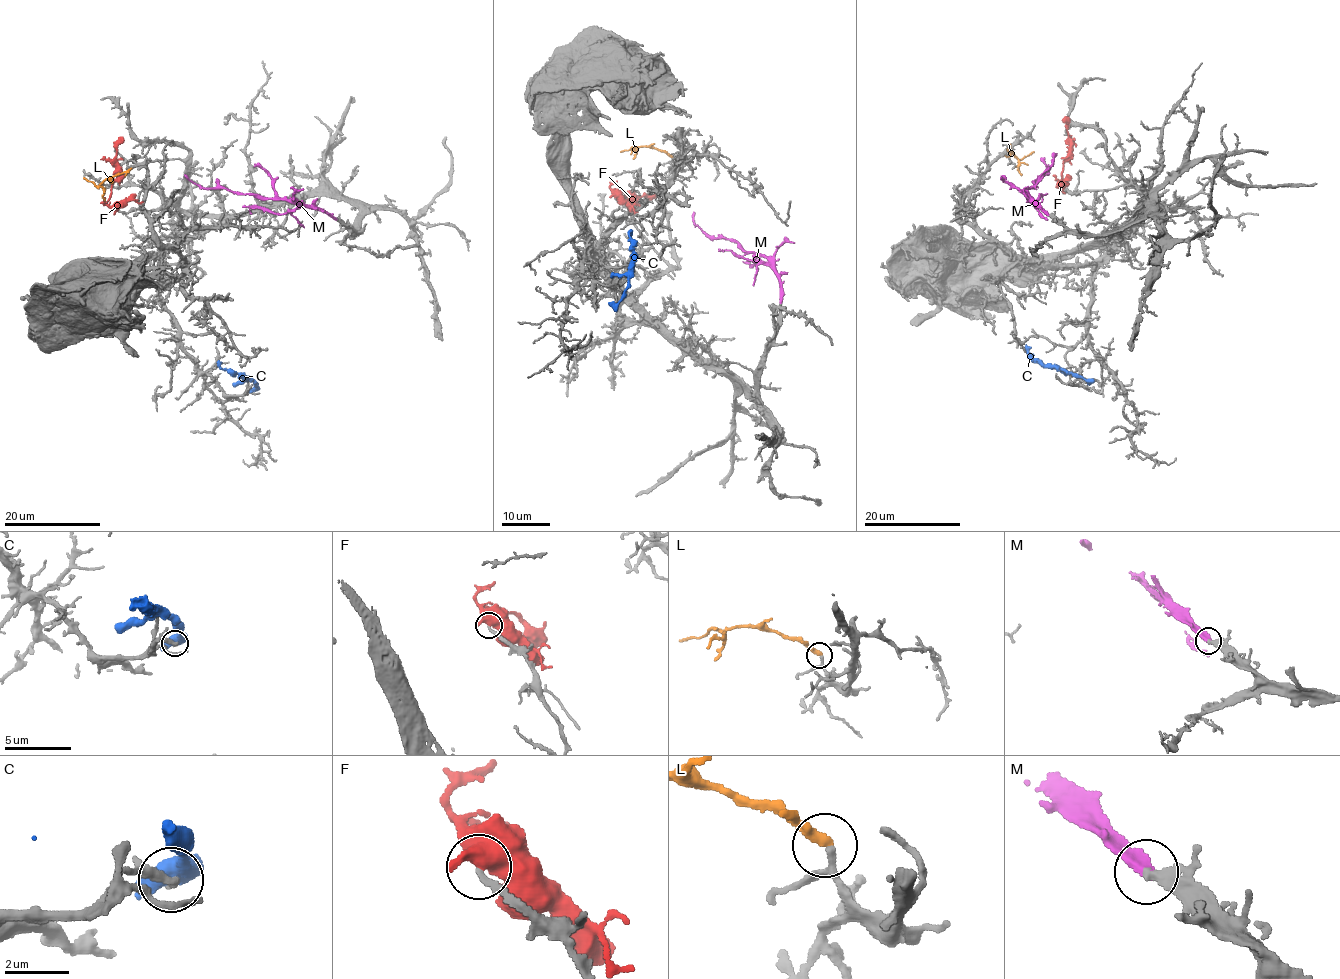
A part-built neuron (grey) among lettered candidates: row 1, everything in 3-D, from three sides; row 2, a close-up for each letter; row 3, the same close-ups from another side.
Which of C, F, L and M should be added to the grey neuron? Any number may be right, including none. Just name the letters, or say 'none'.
M

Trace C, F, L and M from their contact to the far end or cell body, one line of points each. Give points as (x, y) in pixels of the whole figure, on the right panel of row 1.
C: (1089, 382), (1077, 375), (1044, 366), (1039, 360), (1031, 358), (1026, 344)
F: (1063, 189), (1062, 172), (1069, 156), (1069, 137), (1065, 116)
L: (1010, 144), (1010, 151), (1019, 160), (1033, 151)
M: (1046, 214), (1038, 203), (1032, 203), (1025, 191), (1036, 188), (1033, 182), (1049, 174), (1040, 158)

